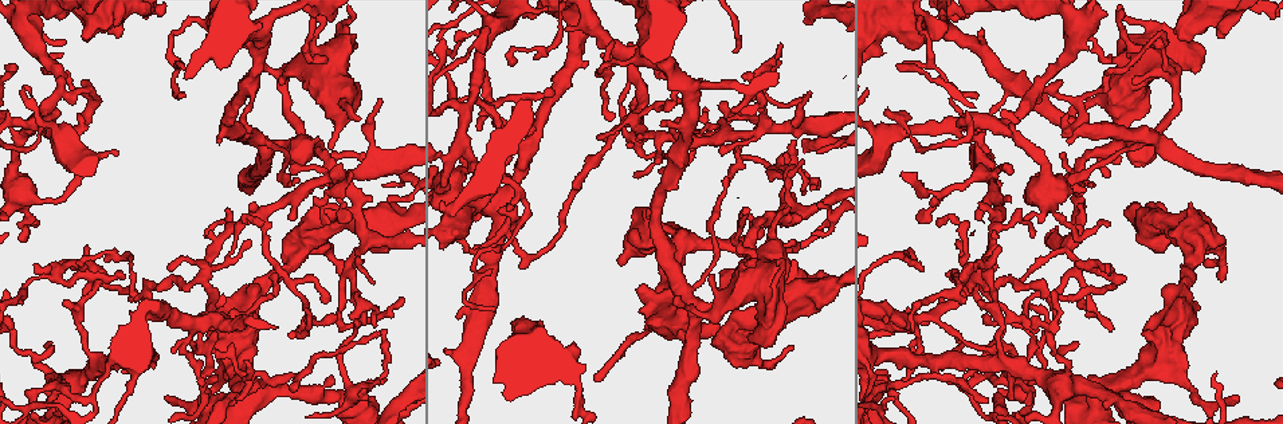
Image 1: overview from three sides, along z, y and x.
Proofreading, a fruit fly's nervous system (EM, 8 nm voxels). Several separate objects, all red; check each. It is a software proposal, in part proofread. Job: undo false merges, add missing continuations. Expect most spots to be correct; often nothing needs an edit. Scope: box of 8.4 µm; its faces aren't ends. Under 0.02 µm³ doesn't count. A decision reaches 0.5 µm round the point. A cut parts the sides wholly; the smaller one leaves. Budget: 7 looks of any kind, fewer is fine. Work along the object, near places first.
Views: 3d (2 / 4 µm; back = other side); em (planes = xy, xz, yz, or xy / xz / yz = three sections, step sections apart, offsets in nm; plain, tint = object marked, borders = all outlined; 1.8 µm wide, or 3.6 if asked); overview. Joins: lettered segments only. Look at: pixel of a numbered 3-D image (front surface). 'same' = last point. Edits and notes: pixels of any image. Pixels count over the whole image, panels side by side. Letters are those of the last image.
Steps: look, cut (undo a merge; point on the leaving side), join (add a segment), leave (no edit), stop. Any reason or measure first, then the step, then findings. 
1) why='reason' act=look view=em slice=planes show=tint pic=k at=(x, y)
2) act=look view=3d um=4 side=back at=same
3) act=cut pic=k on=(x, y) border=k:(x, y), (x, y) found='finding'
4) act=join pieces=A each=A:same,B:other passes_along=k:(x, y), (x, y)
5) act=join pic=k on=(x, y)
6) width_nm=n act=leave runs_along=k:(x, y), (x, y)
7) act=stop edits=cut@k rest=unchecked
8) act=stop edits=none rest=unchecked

why='branch stops here' act=look view=3d um=4 pic=1 at=(86, 41)

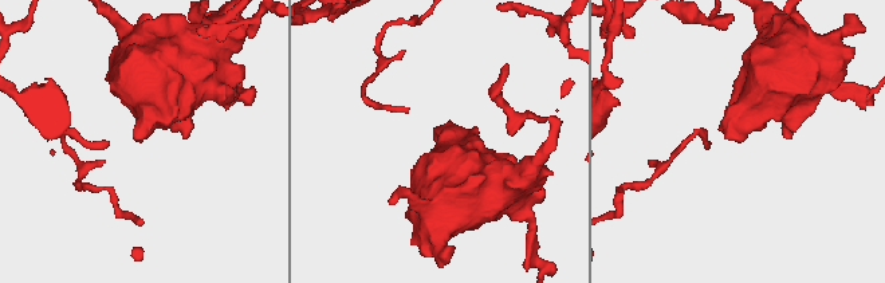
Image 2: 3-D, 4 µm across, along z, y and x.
act=look view=em slice=planes show=borders pic=2 at=(737, 143)

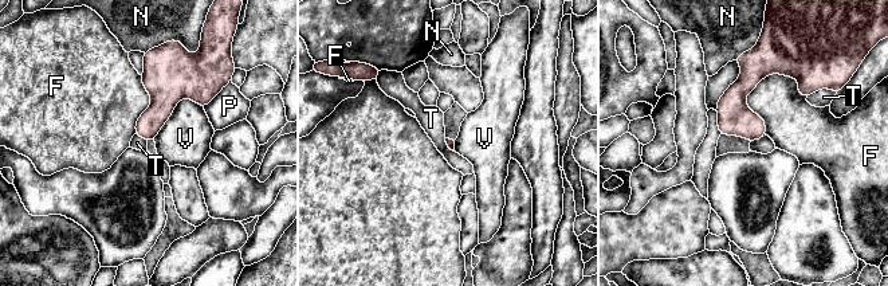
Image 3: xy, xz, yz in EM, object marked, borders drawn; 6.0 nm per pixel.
act=leave each=F:other,N:other,P:other,T:other,V:other border=3:(826, 87), (817, 89), (808, 97) found='no lettered segment goes on from it'

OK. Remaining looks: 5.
why='branch point' act=look view=em slice=planes show=borders pic=1 at=(323, 148)

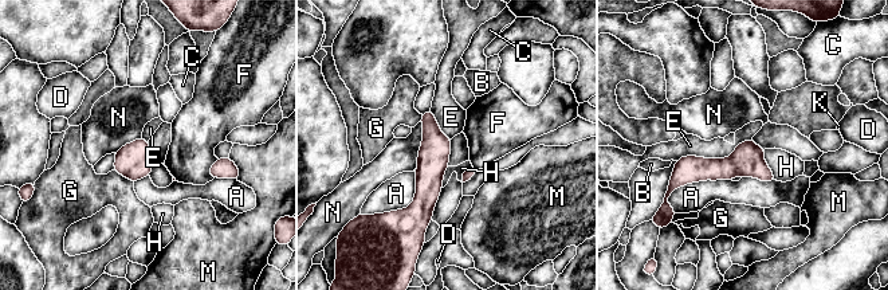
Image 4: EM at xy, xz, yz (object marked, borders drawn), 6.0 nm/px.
act=leave each=A:other,B:other,C:other,D:other,E:other,F:other,G:other,H:other,K:other,M:other,N:other runs_along=4:(428, 114), (431, 169), (419, 224) found='all the same neuron'

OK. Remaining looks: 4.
why='abrupt turn' act=look view=3d um=2 pic=1 at=(630, 137)

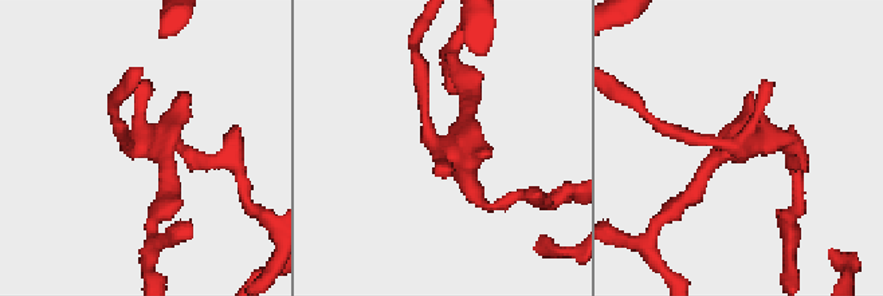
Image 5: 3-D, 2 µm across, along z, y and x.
why='shape alone is not enough' act=look view=em slice=planes show=tint pic=5 at=(148, 141)

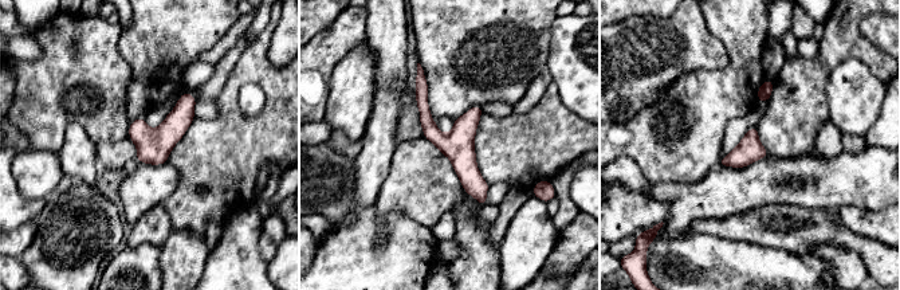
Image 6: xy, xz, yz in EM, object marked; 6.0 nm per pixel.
why='see the neighbours' act=look view=em slice=planes show=borders at=same

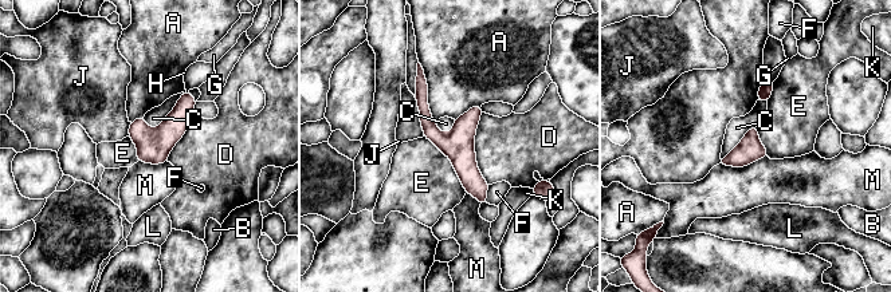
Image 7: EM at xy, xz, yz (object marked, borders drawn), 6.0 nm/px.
act=leave each=A:other,B:other,C:other,D:other,E:other,F:other,G:other,H:other,J:other,K:other,L:other,M:other border=7:(423, 137), (448, 158), (466, 192) found='all the same neuron'

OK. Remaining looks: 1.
act=stop edits=none rest=unchecked

